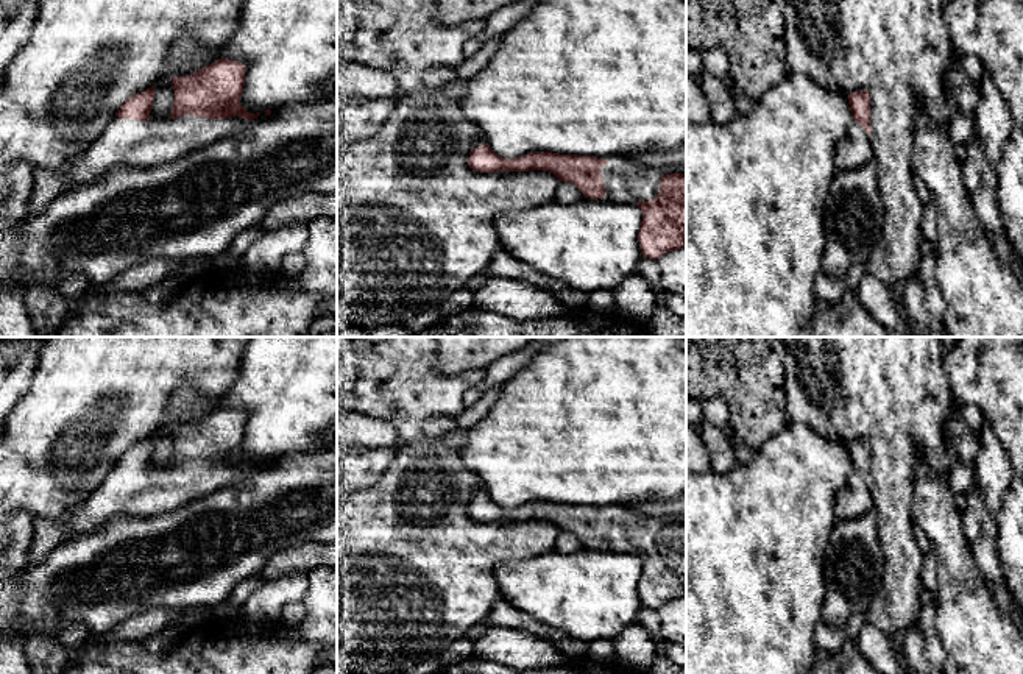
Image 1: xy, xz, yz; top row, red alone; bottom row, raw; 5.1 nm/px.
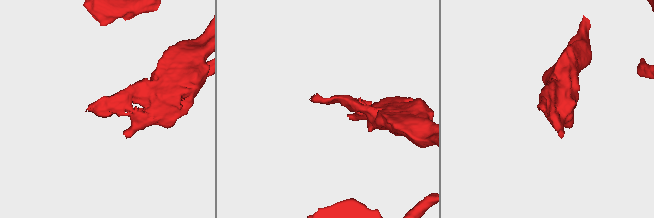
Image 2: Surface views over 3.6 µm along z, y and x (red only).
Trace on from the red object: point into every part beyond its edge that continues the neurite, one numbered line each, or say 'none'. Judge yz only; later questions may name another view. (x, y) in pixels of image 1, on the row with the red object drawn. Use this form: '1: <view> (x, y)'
1: yz (855, 148)

